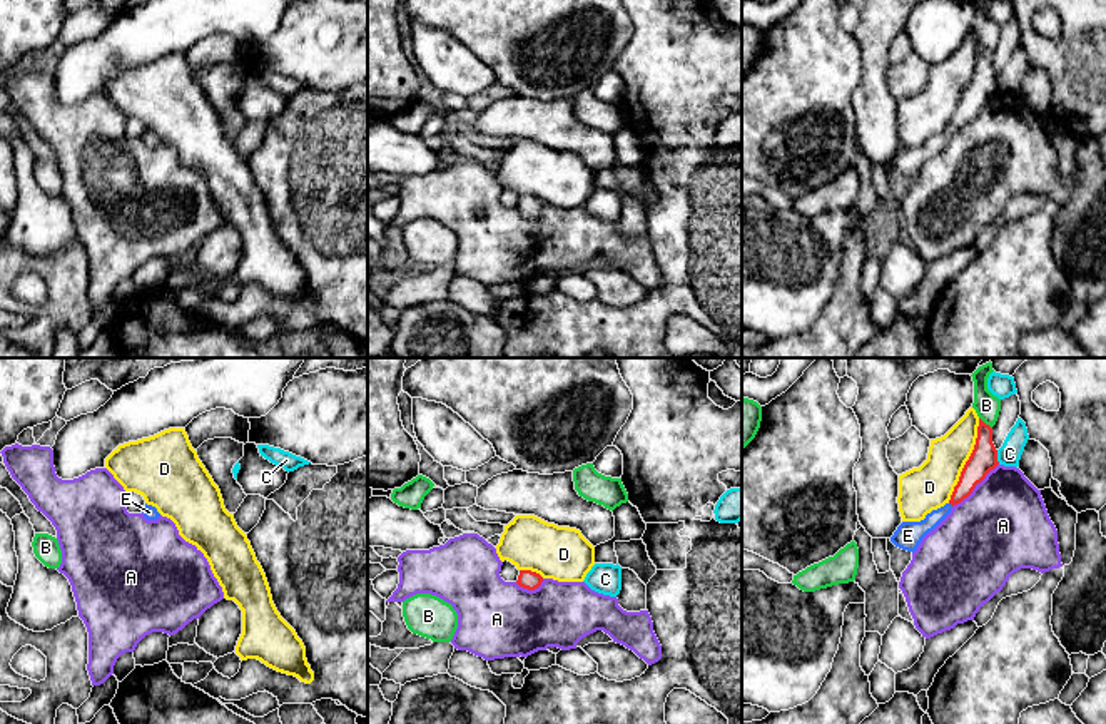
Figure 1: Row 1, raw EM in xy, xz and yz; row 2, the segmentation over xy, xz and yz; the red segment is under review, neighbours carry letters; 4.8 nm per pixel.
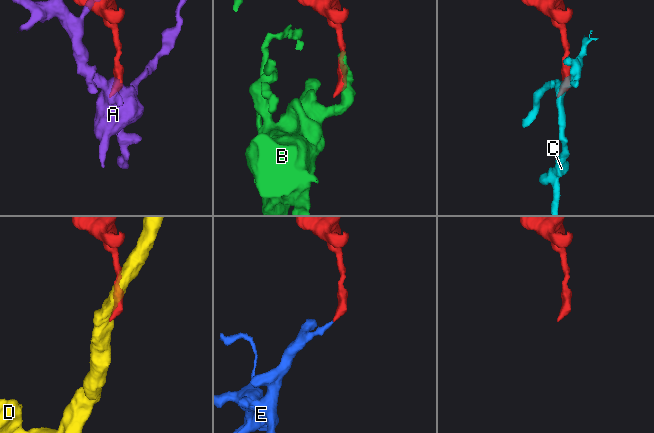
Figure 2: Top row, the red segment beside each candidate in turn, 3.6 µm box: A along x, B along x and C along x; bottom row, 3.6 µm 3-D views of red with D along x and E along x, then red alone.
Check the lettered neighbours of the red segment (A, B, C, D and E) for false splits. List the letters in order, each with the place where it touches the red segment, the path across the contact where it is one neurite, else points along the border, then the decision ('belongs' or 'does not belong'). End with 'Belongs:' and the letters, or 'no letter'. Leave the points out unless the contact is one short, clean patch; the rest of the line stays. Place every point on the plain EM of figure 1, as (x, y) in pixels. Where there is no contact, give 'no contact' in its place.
A: contact yz (974, 112); border yz (998, 89), (953, 132); does not belong
B: contact yz (984, 49); border yz (979, 42), (991, 54); does not belong
C: contact yz (996, 82); border yz (996, 76), (999, 89); does not belong
D: contact yz (968, 86); does not belong
E: contact yz (951, 129); way yz (981, 87), (951, 129), (924, 152), (909, 159); belongs
Belongs: E

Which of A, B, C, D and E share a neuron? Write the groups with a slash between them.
A / B / C / D / E

